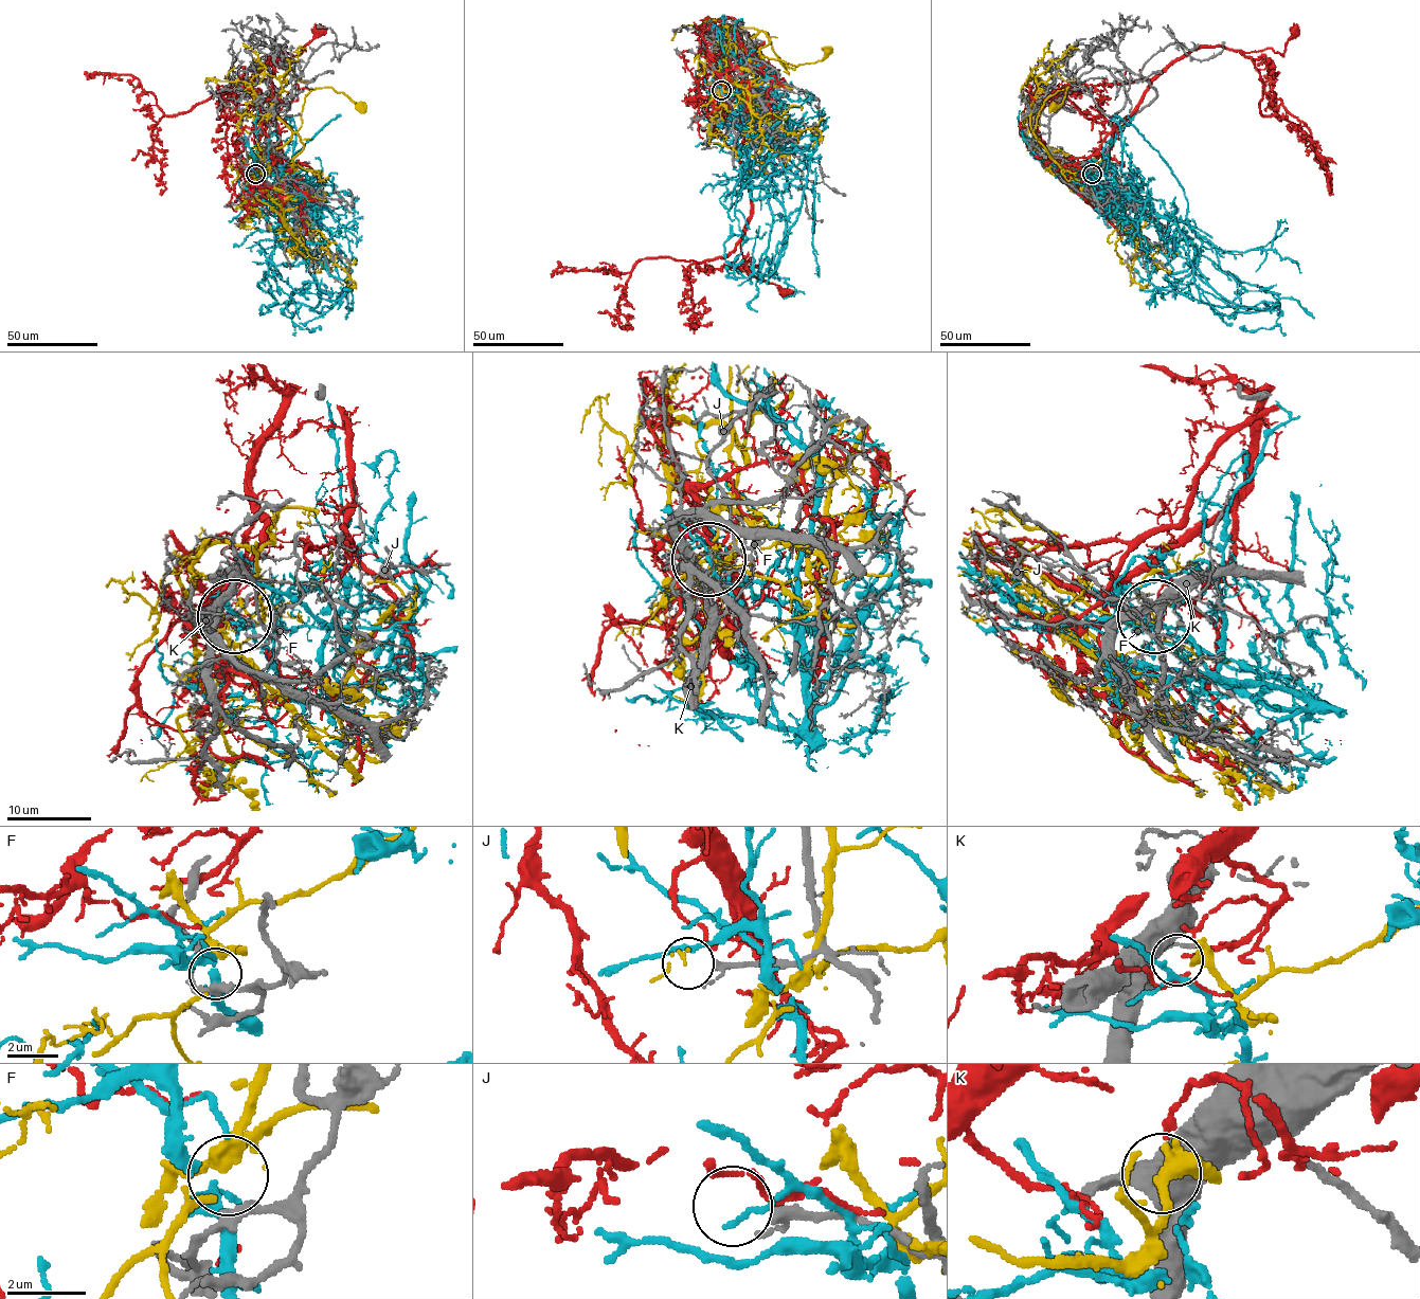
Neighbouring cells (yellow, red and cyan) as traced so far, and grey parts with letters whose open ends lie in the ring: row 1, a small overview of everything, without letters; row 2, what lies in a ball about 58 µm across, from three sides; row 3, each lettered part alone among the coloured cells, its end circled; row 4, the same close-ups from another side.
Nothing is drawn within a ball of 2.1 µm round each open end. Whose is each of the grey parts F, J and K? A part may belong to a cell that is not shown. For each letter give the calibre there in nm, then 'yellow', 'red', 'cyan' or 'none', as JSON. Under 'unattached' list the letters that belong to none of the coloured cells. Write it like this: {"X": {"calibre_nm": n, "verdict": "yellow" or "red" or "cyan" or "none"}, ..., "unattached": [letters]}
{"F": {"calibre_nm": 280, "verdict": "cyan"}, "J": {"calibre_nm": 240, "verdict": "none"}, "K": {"calibre_nm": 950, "verdict": "none"}, "unattached": ["J", "K"]}

